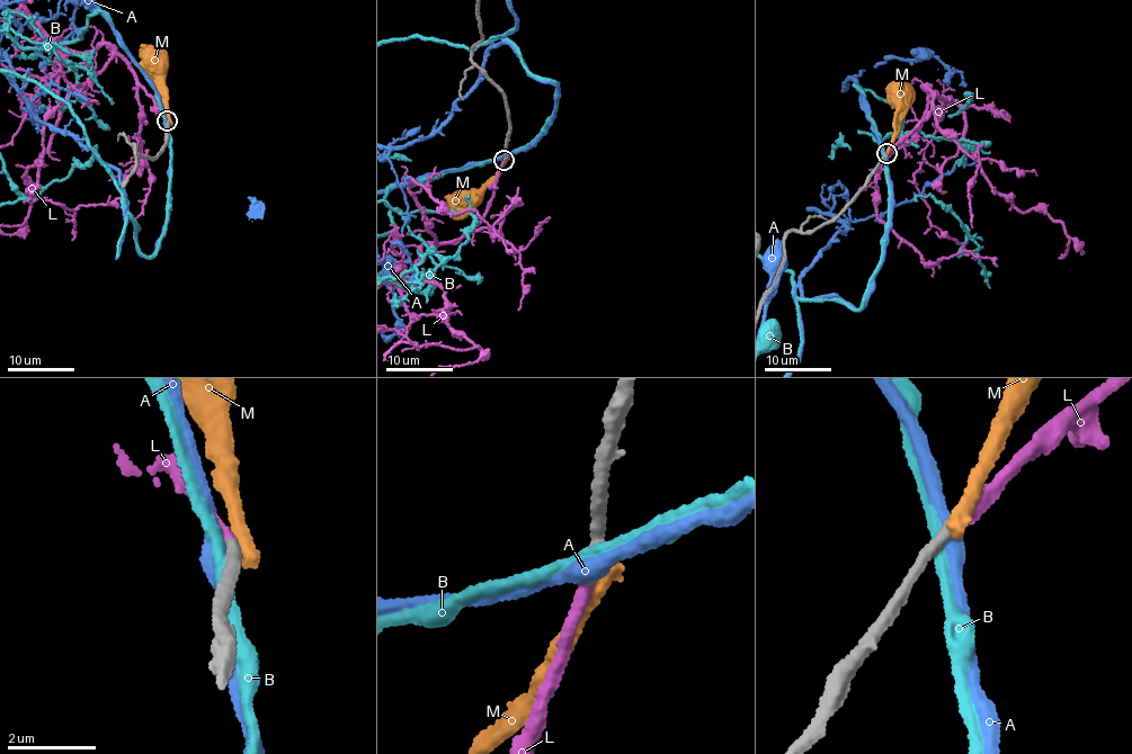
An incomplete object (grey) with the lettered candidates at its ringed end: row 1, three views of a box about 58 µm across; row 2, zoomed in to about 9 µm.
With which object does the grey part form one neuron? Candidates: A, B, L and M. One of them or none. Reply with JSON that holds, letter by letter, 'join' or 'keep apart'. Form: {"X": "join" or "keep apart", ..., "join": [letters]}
{"A": "keep apart", "B": "keep apart", "L": "join", "M": "keep apart", "join": ["L"]}

